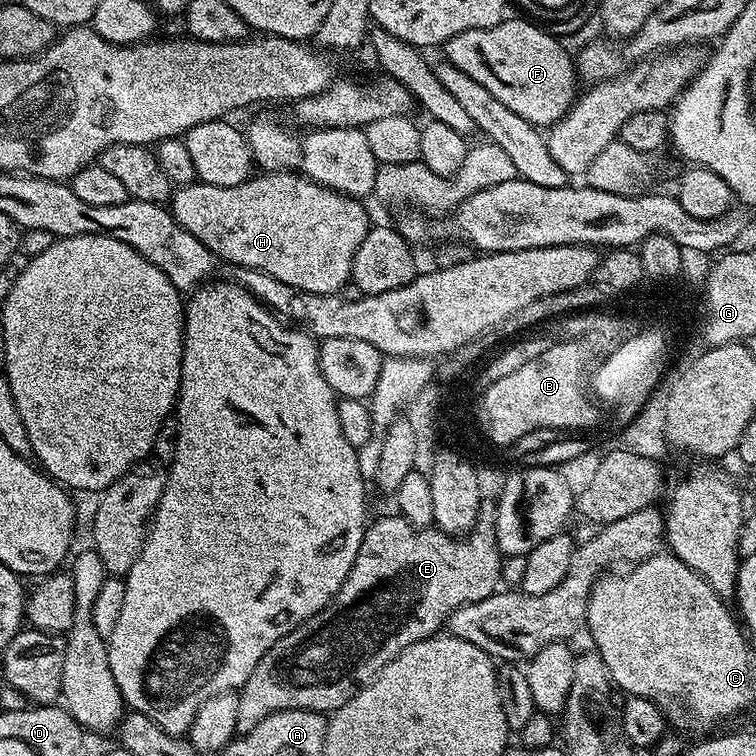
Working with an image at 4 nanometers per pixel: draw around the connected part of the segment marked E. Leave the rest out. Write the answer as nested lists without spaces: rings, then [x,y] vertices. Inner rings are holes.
[[[488,498],[481,499],[480,513],[476,519],[476,524],[472,527],[472,531],[467,533],[466,538],[447,536],[435,526],[416,528],[406,517],[399,514],[384,516],[381,520],[374,521],[373,524],[371,521],[364,529],[362,546],[354,558],[354,566],[350,570],[350,574],[346,574],[346,582],[342,582],[338,594],[334,594],[332,601],[322,611],[311,616],[306,622],[299,624],[294,630],[290,630],[290,634],[286,634],[278,642],[274,642],[274,646],[270,646],[270,650],[266,650],[266,654],[260,659],[258,666],[254,666],[254,674],[250,674],[250,678],[246,678],[244,685],[238,689],[240,701],[238,702],[237,733],[243,734],[254,730],[254,726],[258,726],[258,722],[262,722],[262,718],[291,708],[301,708],[302,710],[325,714],[335,712],[337,708],[341,708],[346,702],[350,702],[350,698],[354,698],[357,690],[372,681],[391,660],[398,658],[398,654],[402,654],[402,650],[406,650],[414,642],[422,642],[426,638],[437,635],[447,625],[448,616],[454,614],[454,610],[458,610],[470,602],[478,602],[482,598],[493,596],[502,584],[500,578],[501,563],[502,553],[496,541],[496,500],[492,498],[490,500]]]

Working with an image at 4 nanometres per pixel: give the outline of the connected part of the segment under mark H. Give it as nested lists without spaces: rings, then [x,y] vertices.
[[[291,170],[256,174],[238,186],[210,186],[209,184],[199,182],[195,184],[181,184],[170,196],[170,211],[173,218],[186,230],[190,230],[190,234],[194,234],[194,238],[198,238],[198,242],[202,242],[202,246],[210,249],[221,261],[229,260],[232,266],[236,268],[253,268],[259,272],[265,272],[266,274],[270,274],[270,278],[278,278],[278,282],[286,282],[286,286],[294,286],[303,292],[322,294],[323,296],[337,295],[343,289],[344,285],[351,281],[354,254],[358,254],[358,246],[362,246],[362,238],[366,238],[370,227],[368,212],[360,204],[363,203],[357,197],[347,196],[341,192],[330,190],[326,186],[322,186],[318,182],[300,175],[299,172]]]

